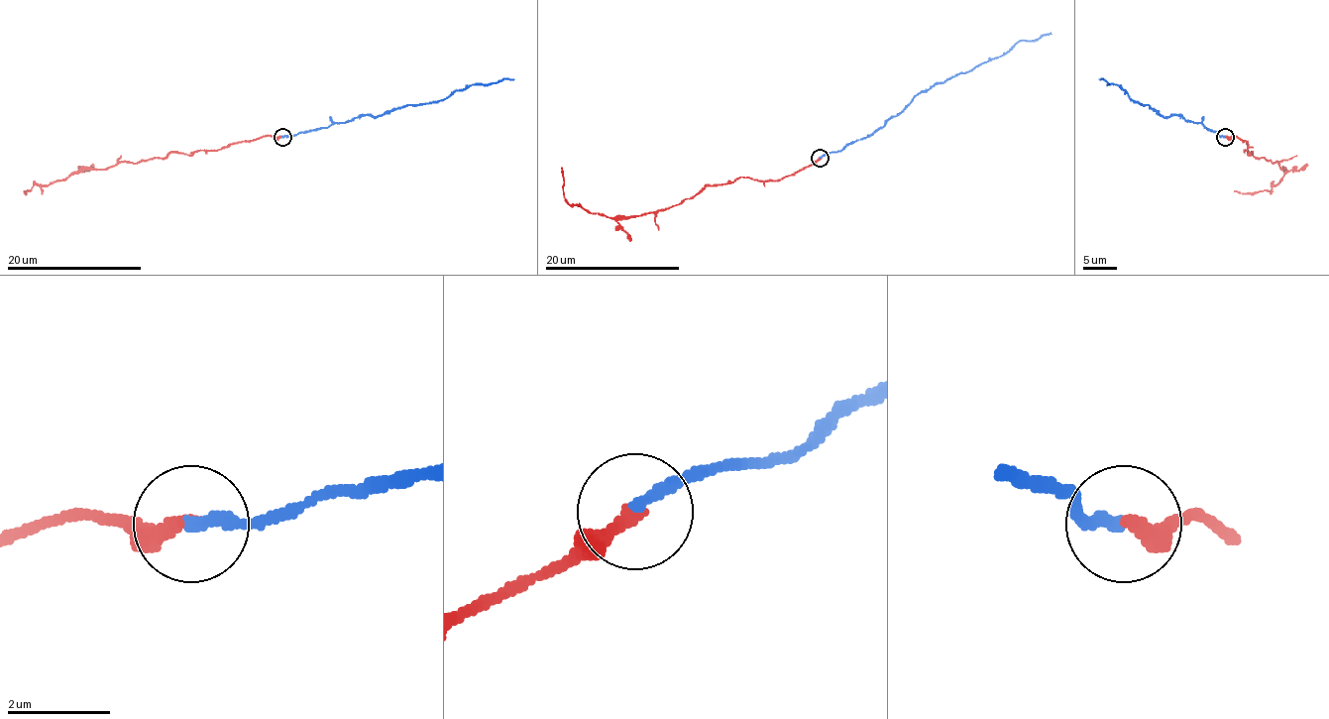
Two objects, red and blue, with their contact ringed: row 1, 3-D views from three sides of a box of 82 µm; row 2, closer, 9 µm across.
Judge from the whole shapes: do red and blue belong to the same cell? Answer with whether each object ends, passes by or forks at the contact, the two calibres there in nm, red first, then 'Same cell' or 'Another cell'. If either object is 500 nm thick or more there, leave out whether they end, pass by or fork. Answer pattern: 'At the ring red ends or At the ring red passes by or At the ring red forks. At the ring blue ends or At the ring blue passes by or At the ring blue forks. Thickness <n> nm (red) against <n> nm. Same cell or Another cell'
At the ring red ends. At the ring blue ends. Thickness 280 nm (red) against 240 nm. Another cell

